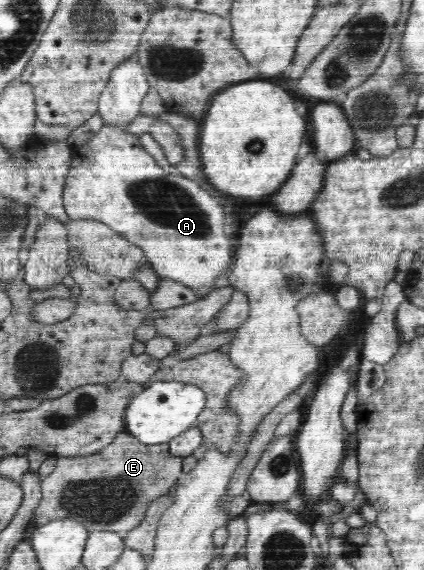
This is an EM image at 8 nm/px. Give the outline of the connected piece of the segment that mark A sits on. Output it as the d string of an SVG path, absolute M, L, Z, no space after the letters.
M104 124L84 145L73 146L75 162L68 173L62 201L71 220L96 220L109 225L140 246L148 262L162 279L174 280L191 289L198 300L218 291L214 281L232 268L233 247L222 223L222 209L198 182L182 175L168 173L145 150L138 135L117 131Z

